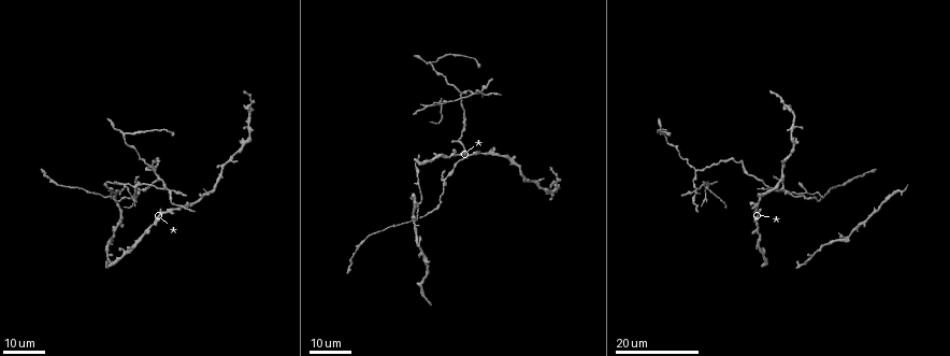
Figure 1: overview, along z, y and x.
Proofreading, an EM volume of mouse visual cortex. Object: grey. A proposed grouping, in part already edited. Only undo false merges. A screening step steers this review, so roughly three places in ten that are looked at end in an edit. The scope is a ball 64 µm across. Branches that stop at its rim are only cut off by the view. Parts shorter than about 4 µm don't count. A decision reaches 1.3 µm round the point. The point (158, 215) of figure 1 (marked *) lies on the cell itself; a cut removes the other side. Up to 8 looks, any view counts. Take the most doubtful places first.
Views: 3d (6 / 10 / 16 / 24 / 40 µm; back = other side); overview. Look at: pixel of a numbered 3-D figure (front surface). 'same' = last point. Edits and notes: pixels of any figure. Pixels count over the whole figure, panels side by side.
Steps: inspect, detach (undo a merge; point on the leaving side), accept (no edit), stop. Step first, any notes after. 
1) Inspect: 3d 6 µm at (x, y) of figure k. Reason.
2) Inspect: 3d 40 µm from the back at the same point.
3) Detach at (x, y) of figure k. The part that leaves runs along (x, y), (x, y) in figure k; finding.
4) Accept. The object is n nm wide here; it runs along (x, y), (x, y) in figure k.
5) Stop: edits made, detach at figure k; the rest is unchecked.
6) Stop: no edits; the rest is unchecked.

Inspect: 3d 24 µm at (458, 92) of figure 1. A fork.

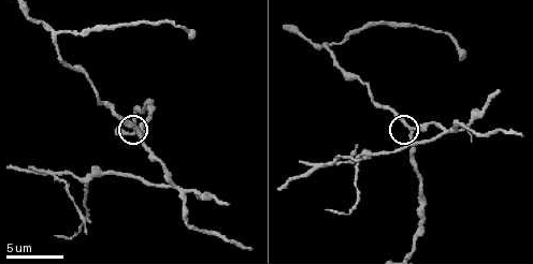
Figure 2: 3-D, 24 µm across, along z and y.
Inspect: 3d 10 µm at (409, 130) of figure 2. Closer look.

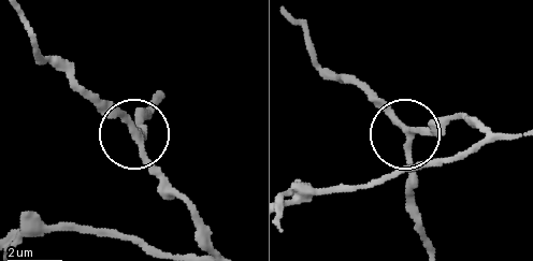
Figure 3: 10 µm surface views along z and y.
Accept. It runs along (162, 96), (134, 138), (148, 165), (173, 190) in figure 3; one cell here.

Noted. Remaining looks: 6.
Inspect: 3d 10 µm at (174, 186) of figure 2. Three-way junction.

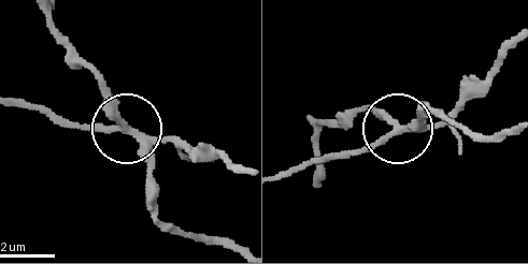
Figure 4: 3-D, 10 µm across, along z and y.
Inspect: 3d 10 µm from the back at (399, 130) of figure 4.

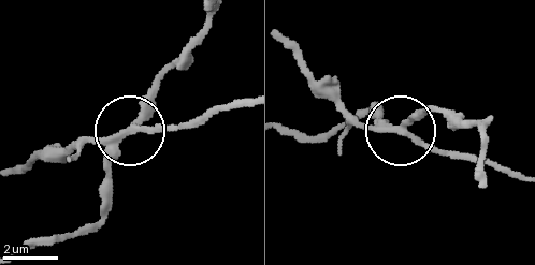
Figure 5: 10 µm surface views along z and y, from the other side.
Detach at (156, 127) of figure 5. The part that leaves runs along (121, 132), (196, 126), (244, 104) in figure 5; a second cell is stuck on.

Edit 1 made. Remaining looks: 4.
Inspect: overview. Redraw.

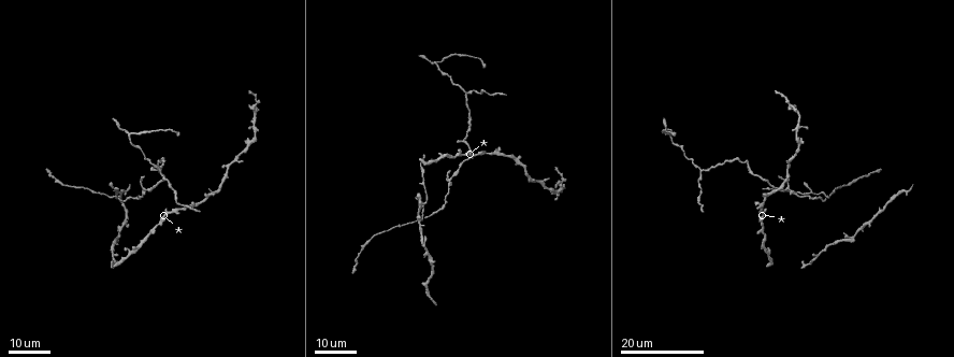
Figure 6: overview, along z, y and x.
Inspect: 3d 16 µm at (116, 196) of figure 6. Three-way junction.

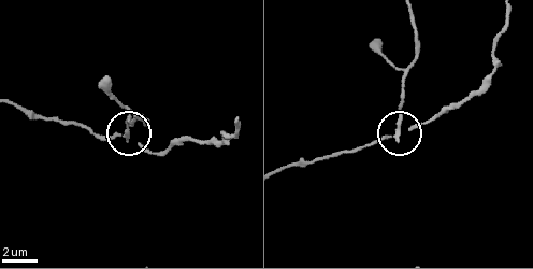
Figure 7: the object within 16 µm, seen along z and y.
Inspect: 3d 10 µm at (399, 134) of figure 7.

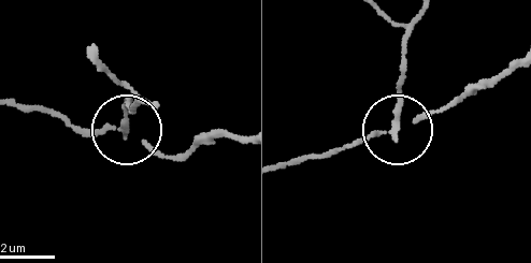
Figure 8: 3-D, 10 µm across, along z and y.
Detach at (128, 102) of figure 8. 3 arms meet here; a second cell is stuck on.

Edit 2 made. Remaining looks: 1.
Stop: edits made, detach at figure 5, detach at figure 8; the rest is unchecked.

